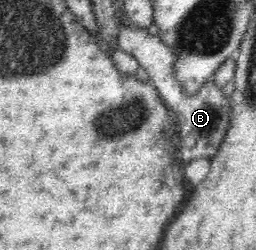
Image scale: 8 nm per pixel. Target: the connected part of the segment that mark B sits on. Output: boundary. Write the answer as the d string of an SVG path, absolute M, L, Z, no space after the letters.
M119 23L119 41L118 48L124 52L131 54L148 73L150 82L154 84L162 97L165 105L170 108L173 113L174 120L179 124L178 140L176 141L178 150L178 158L180 163L188 164L195 158L202 156L210 158L216 154L224 132L230 124L229 98L222 95L222 89L212 83L212 79L193 95L188 95L180 83L174 79L172 62L174 62L174 53L170 47L166 47L158 35L150 35L147 29L136 29L136 27L124 27Z

